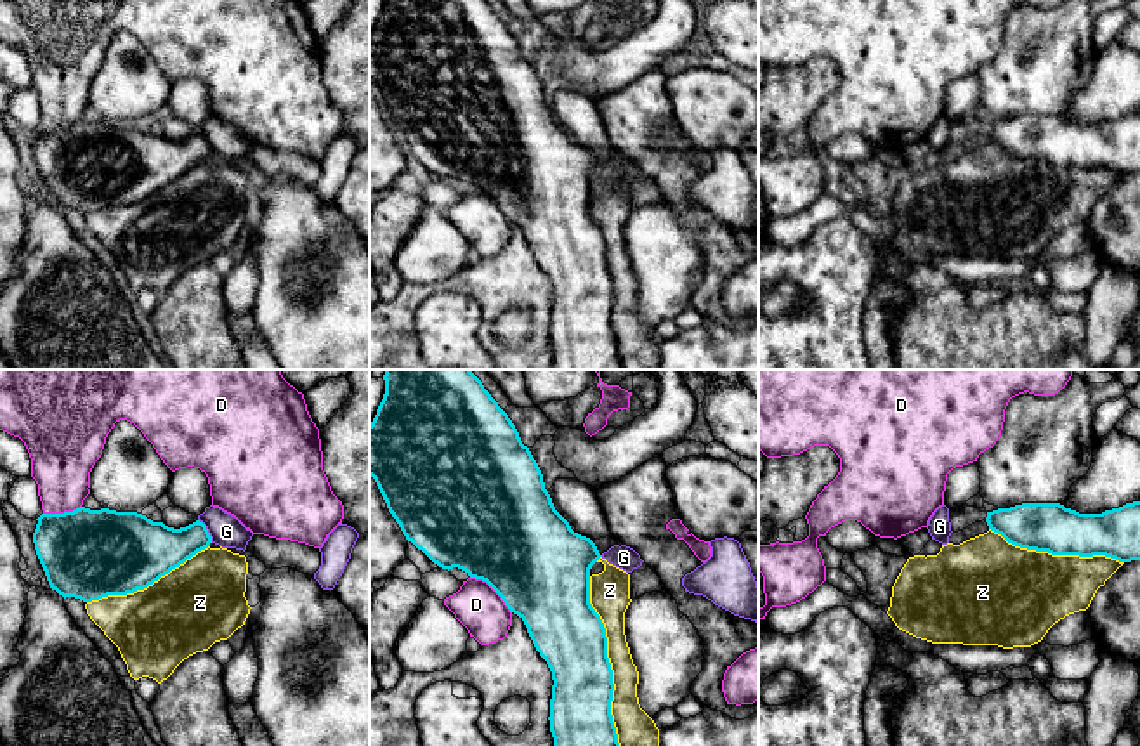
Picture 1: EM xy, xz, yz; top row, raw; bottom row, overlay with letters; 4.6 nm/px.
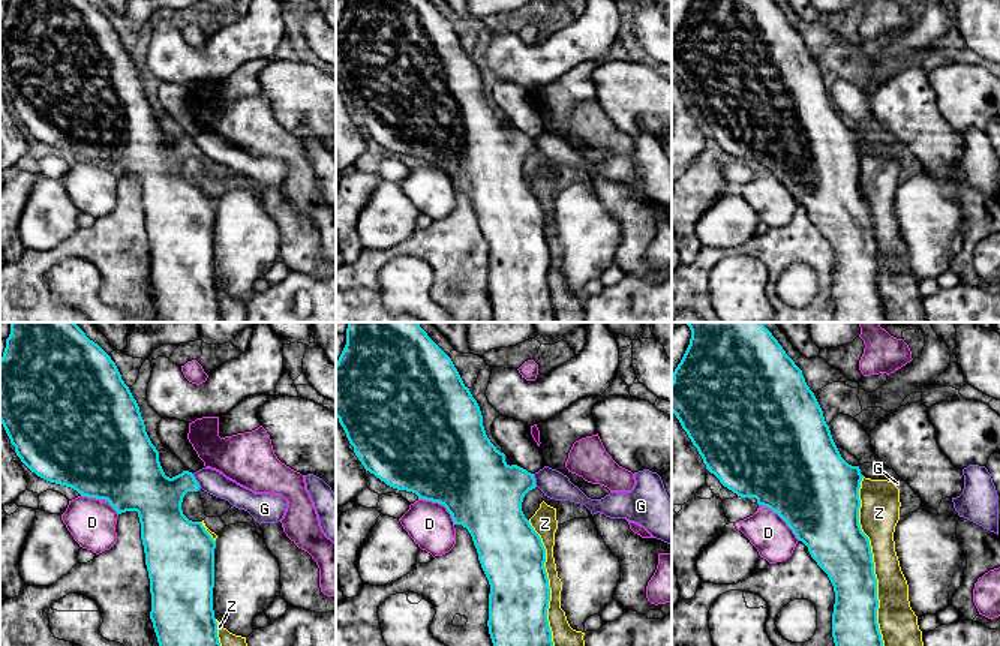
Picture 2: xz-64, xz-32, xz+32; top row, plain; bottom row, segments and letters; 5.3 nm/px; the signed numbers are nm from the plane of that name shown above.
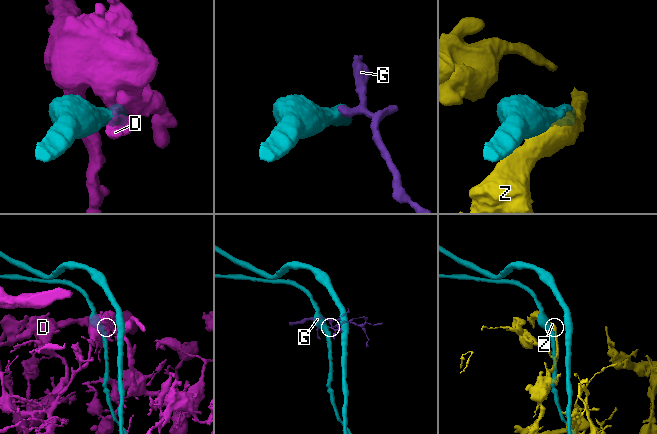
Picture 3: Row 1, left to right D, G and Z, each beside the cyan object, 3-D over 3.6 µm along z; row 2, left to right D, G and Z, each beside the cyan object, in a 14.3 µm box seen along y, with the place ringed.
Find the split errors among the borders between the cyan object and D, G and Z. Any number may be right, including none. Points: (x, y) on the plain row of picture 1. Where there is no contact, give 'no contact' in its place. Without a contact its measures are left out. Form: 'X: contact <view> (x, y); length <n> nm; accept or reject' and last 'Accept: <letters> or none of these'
D: contact xz (493, 200); length 260 nm; reject
G: contact xy (207, 143); length 130 nm; reject
Z: contact xz (609, 278); length 850 nm; reject
Accept: none of these

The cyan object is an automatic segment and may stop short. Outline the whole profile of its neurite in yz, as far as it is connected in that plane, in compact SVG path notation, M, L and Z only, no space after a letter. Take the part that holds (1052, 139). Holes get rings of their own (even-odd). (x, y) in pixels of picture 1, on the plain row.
M1140 113L1102 125L1079 125L1060 115L1022 115L987 123L986 134L1008 154L1027 161L1140 172Z

